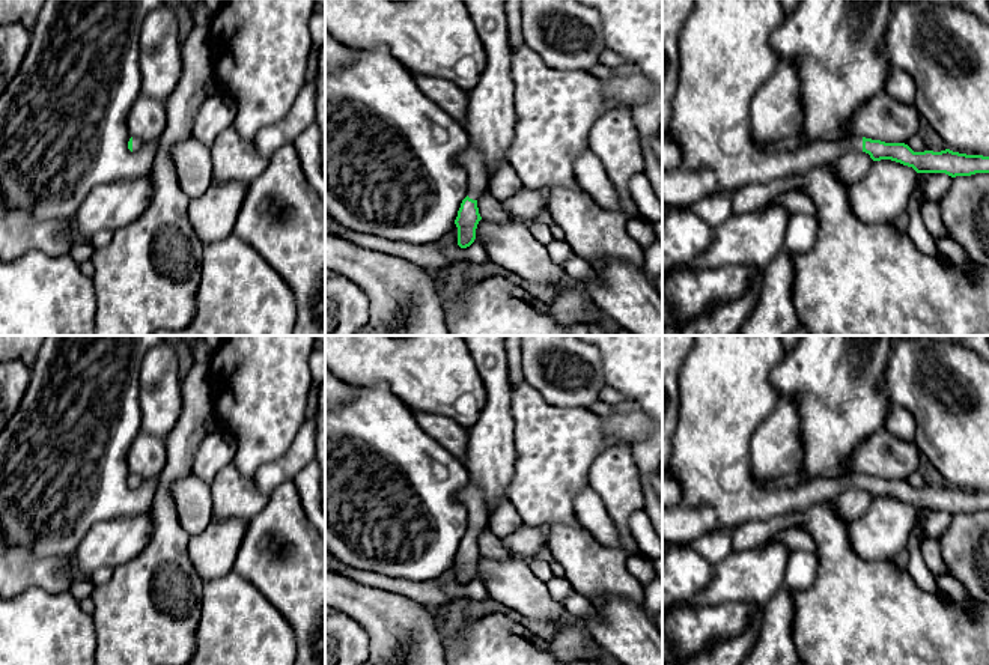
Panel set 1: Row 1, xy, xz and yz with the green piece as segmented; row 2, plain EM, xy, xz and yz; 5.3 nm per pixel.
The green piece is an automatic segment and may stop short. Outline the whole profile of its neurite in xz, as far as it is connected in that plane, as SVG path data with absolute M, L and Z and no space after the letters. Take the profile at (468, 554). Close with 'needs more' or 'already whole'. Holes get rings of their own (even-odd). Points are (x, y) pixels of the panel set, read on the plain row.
M470 477L467 487L459 495L468 512L468 530L458 548L455 561L458 564L458 582L470 584L476 576L476 566L482 557L477 536L488 525L488 510L479 484Z; needs more

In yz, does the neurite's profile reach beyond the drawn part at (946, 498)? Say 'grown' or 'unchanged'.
grown

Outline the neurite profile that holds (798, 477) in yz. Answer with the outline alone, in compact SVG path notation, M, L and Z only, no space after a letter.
M802 468L792 471L790 474L768 481L756 481L763 490L775 490L775 489L793 489L804 483L808 483L807 474Z

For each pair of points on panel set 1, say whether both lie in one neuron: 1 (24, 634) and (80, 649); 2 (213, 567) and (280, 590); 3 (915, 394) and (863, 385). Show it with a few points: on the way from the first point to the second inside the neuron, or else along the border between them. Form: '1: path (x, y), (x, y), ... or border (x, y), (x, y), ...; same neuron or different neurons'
1: path (38, 647), (66, 649); same neuron
2: border (244, 537), (231, 570); different neurons
3: border (888, 355), (885, 388), (893, 402); different neurons

